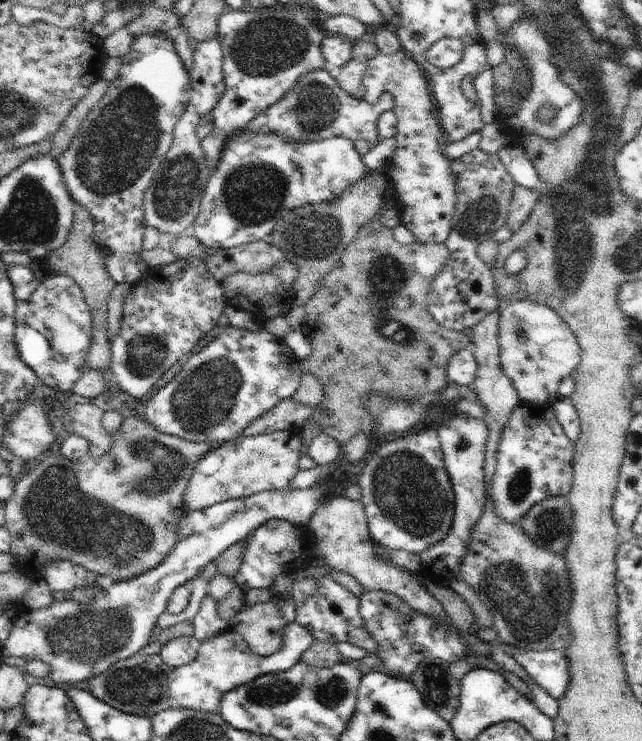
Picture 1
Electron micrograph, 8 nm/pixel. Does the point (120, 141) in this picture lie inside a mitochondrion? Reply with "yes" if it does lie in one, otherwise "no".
yes

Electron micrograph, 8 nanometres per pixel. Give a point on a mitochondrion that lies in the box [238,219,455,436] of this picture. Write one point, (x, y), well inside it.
(388, 274)

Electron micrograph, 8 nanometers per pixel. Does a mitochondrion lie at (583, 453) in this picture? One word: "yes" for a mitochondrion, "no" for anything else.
no

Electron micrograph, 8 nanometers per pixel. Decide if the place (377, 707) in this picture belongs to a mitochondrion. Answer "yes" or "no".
yes

